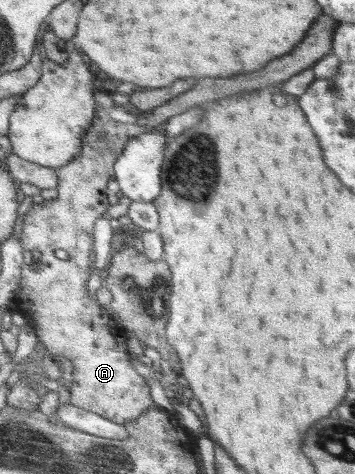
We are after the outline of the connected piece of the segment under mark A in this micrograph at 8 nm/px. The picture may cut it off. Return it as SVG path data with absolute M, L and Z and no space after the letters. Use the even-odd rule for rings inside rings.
M321 16L314 22L314 26L306 33L306 38L302 40L293 51L289 51L287 56L281 56L279 60L271 60L267 68L255 70L255 72L241 72L233 74L227 78L201 78L195 88L187 90L184 94L167 101L161 106L142 111L130 102L121 101L115 103L105 90L95 90L95 116L91 126L86 128L82 134L82 150L78 152L75 158L71 159L66 165L55 169L58 176L57 198L43 201L40 204L34 204L23 217L21 236L19 240L25 249L25 264L22 266L20 283L16 293L16 302L20 303L20 313L26 314L28 320L35 331L36 337L43 343L46 352L53 354L60 360L70 360L75 366L73 370L73 384L71 386L72 398L70 403L73 406L83 410L94 412L99 416L107 418L122 425L127 421L137 419L143 412L157 407L153 404L149 396L149 388L145 384L145 379L137 374L137 371L131 368L129 364L129 354L127 354L126 331L113 322L113 318L107 314L105 306L99 303L93 303L87 296L85 284L89 280L89 264L91 264L91 242L93 242L93 226L99 220L103 219L103 212L107 212L107 182L113 176L113 164L116 163L119 156L122 155L124 148L132 138L140 134L152 132L156 126L163 124L172 116L182 114L185 110L190 110L197 105L201 106L203 102L209 100L221 100L225 96L233 96L239 92L247 90L257 90L265 87L271 87L273 84L282 84L288 78L303 72L305 69L313 68L318 60L321 60L328 54L333 47L333 36L335 28L339 26L339 21L329 19L327 16ZM61 248L67 251L69 259L67 261L55 257L55 250Z

